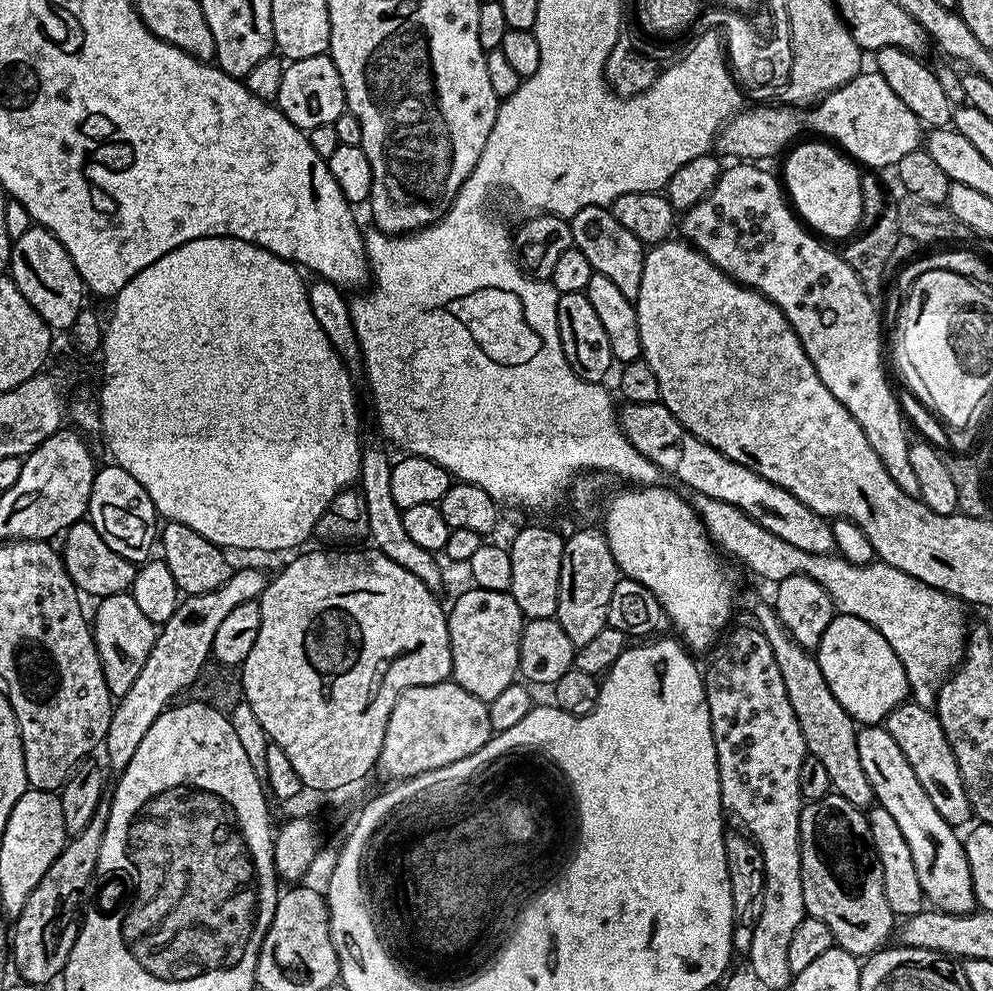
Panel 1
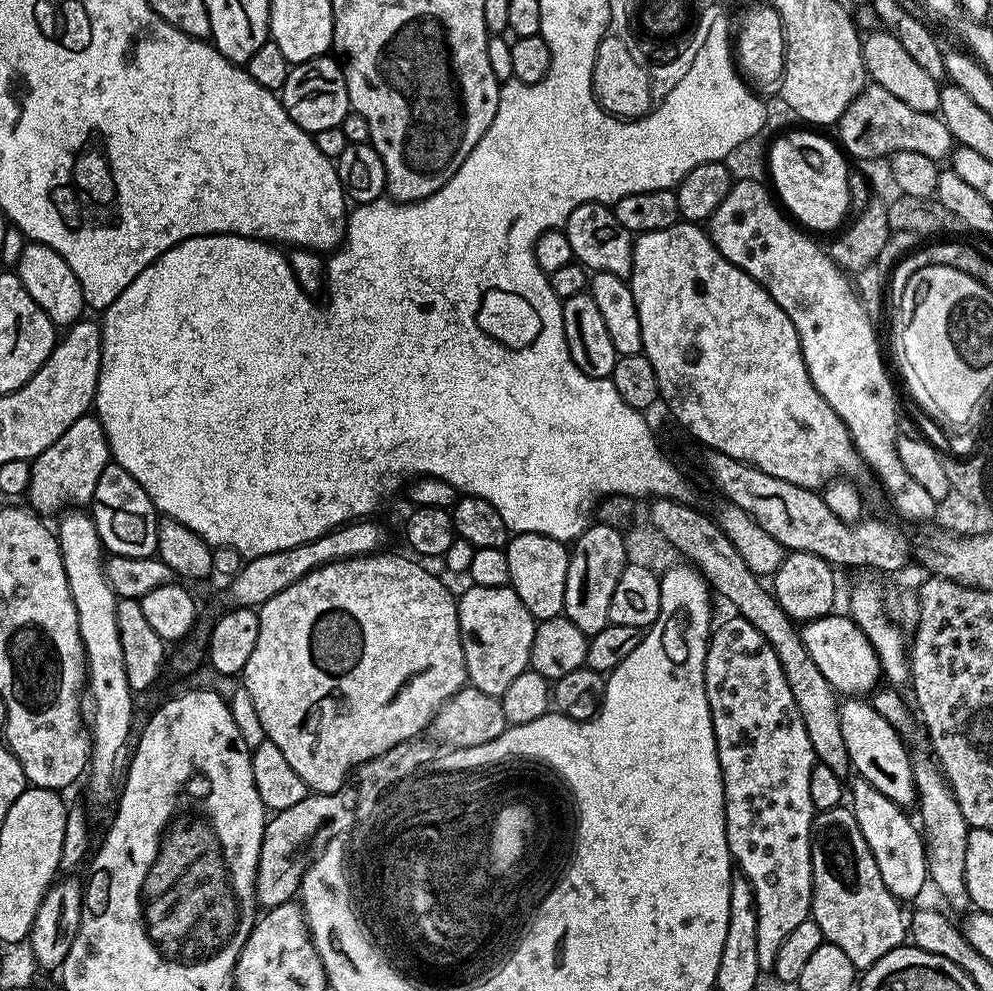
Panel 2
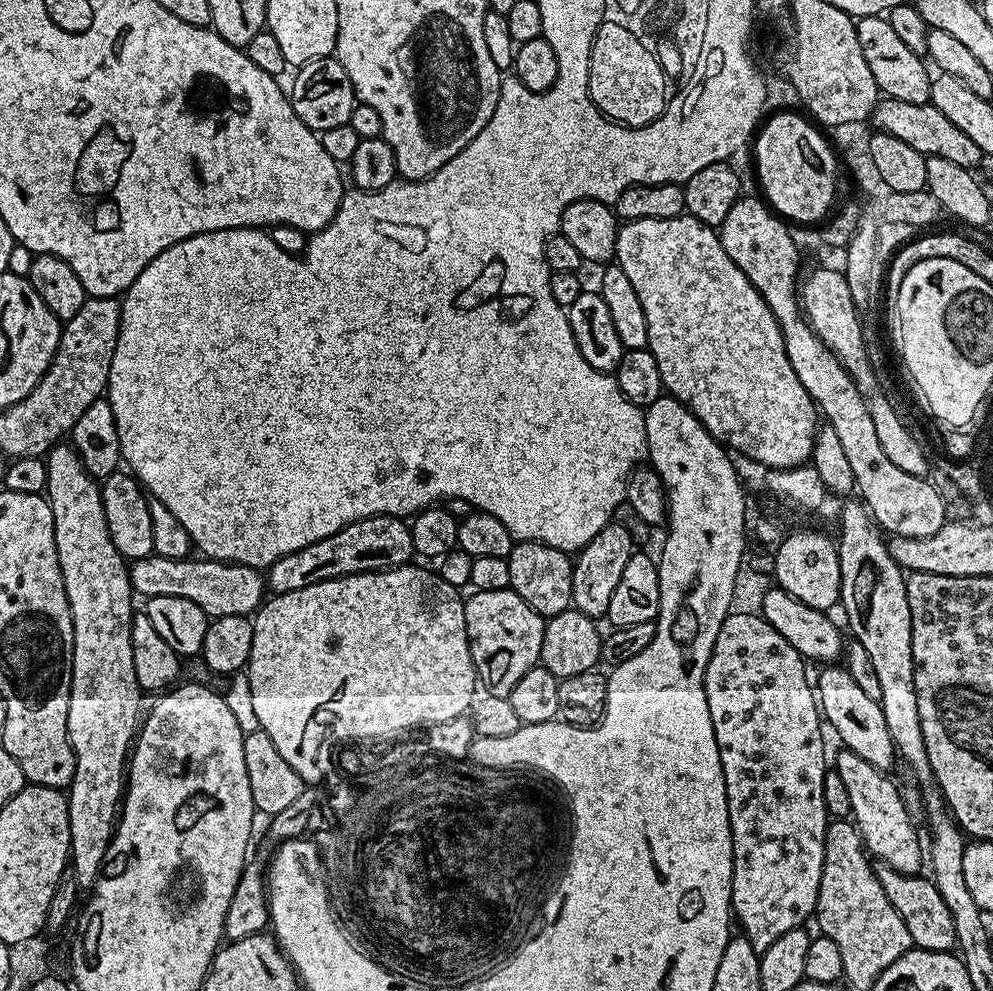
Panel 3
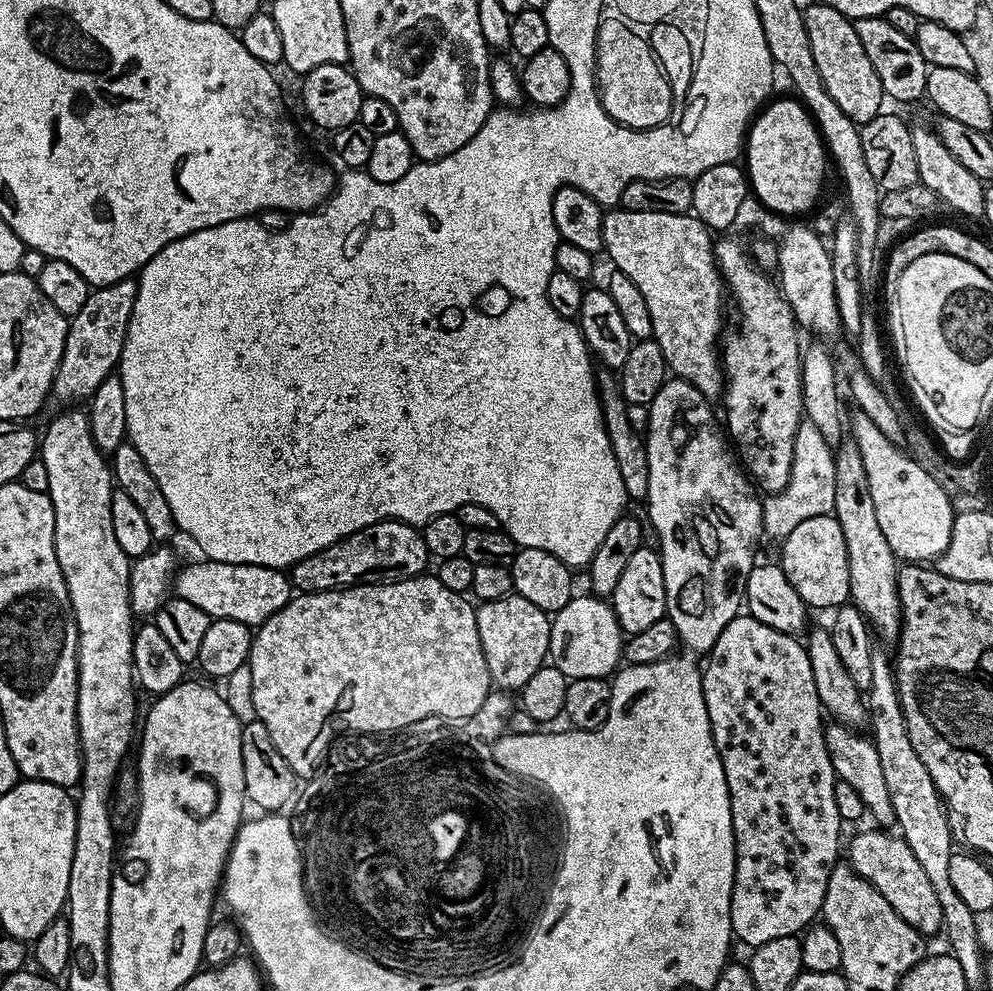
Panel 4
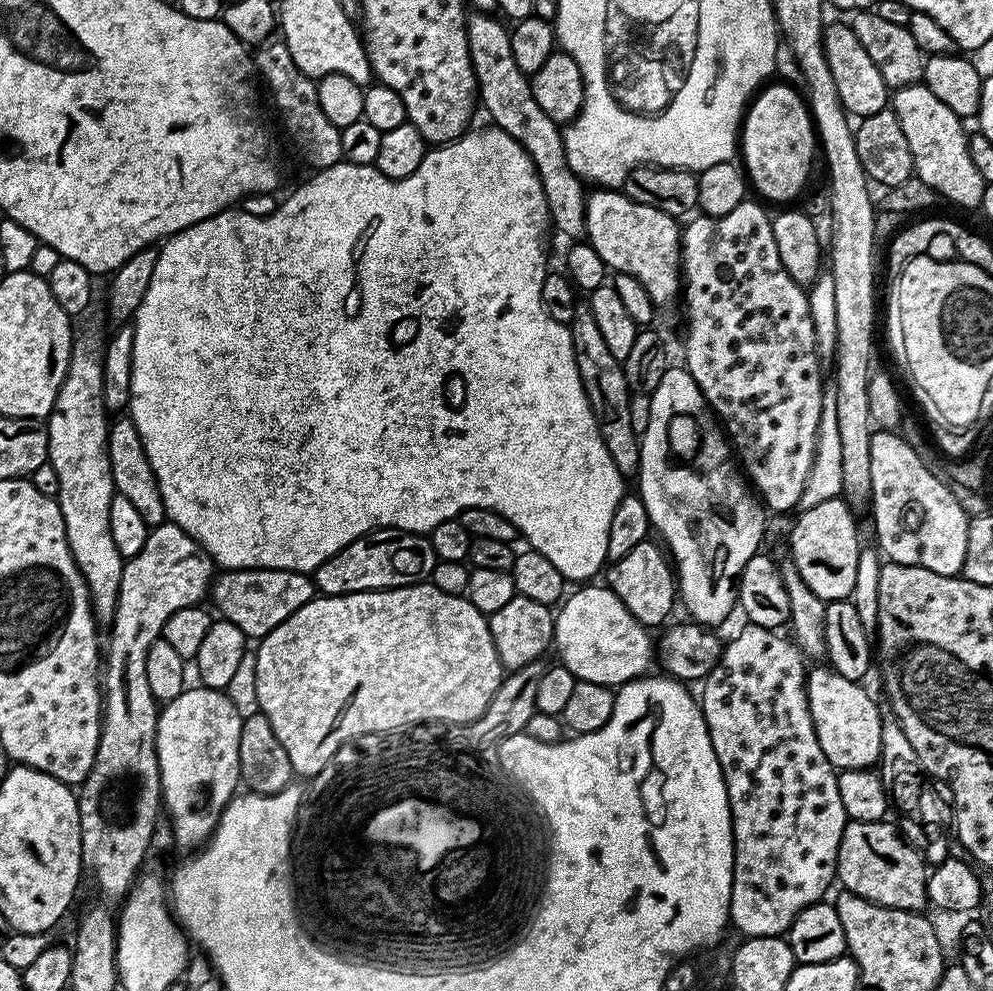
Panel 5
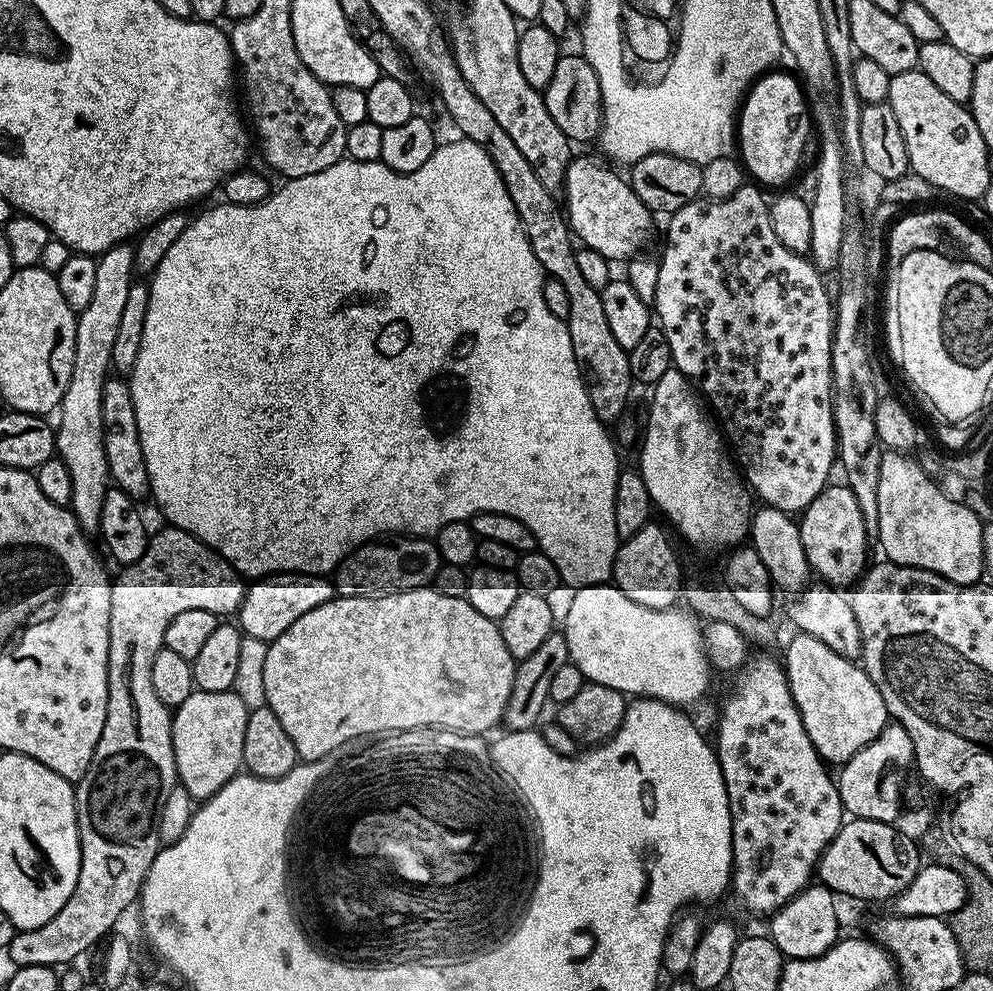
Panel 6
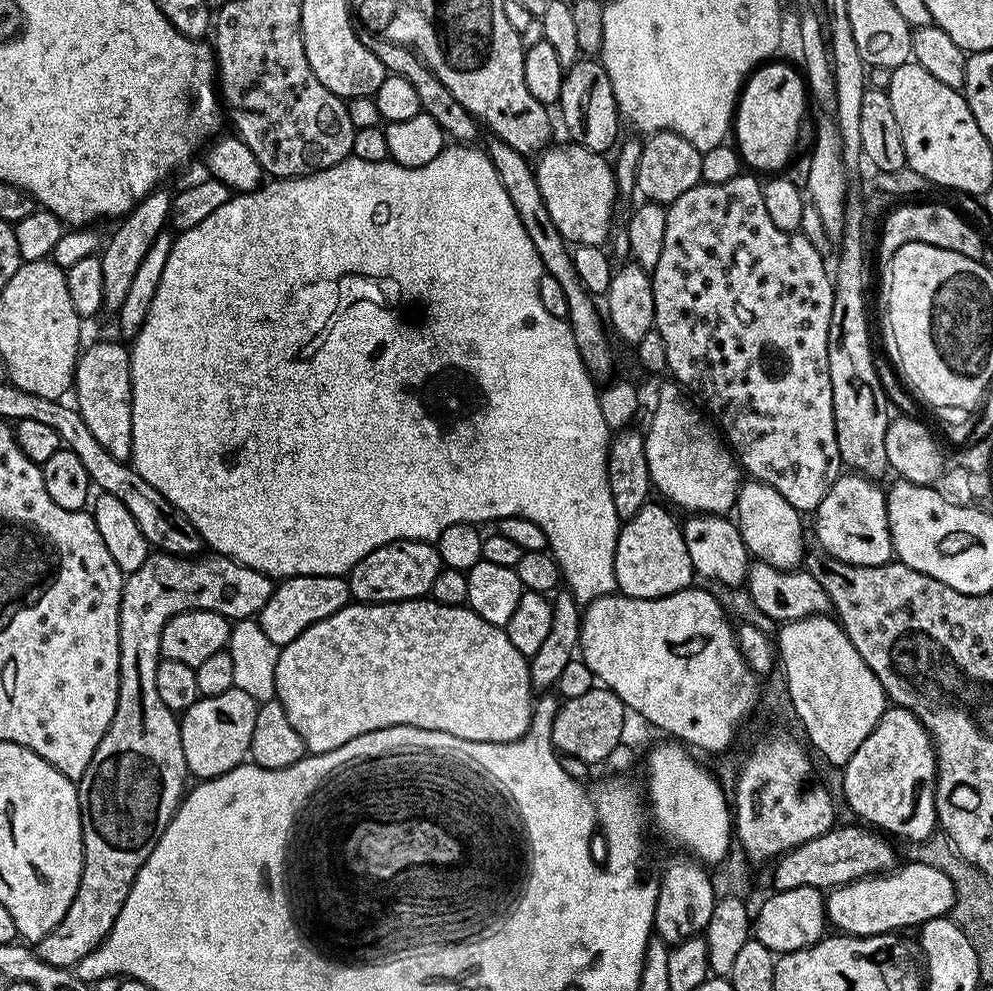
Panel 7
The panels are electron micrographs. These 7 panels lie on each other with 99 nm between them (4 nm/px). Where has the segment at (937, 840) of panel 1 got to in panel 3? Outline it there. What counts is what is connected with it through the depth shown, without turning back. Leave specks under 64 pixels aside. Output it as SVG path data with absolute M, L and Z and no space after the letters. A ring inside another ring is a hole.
M824 666L820 672L820 681L814 684L818 697L818 707L826 721L827 727L836 731L843 747L849 752L858 754L858 758L866 758L870 766L881 770L891 769L891 764L898 760L895 742L890 738L890 730L886 730L886 714L880 701L868 695L850 678L847 667Z

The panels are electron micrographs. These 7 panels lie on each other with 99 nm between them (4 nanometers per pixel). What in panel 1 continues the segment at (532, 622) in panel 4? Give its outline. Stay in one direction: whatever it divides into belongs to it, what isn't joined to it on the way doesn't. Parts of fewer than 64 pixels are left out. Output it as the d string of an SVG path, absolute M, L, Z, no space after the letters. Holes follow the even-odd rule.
M468 588L452 600L447 609L452 651L451 679L462 690L485 702L498 698L510 686L520 670L520 635L526 618L518 610L512 593Z

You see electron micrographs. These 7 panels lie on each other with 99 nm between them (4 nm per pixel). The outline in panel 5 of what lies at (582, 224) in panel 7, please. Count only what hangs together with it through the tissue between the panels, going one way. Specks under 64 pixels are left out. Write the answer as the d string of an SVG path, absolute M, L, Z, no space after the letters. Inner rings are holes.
M604 186L593 192L596 193L588 196L586 206L587 243L592 244L594 250L598 250L602 262L606 262L606 266L613 273L621 272L630 274L630 278L638 278L638 282L642 282L642 286L646 286L646 292L650 294L650 298L657 306L672 304L675 300L677 303L682 292L682 265L680 262L682 228L677 217L666 214L662 210L654 210L654 206L642 206L631 200L623 190L613 190L611 187Z

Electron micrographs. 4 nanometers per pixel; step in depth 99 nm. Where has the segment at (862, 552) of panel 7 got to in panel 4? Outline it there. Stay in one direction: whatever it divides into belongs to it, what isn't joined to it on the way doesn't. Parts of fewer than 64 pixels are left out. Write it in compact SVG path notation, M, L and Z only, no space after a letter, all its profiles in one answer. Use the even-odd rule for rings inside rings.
M835 515L809 518L799 523L782 541L782 547L778 557L780 569L809 609L835 610L849 603L850 562L846 558L846 538L842 538L842 526L838 526Z

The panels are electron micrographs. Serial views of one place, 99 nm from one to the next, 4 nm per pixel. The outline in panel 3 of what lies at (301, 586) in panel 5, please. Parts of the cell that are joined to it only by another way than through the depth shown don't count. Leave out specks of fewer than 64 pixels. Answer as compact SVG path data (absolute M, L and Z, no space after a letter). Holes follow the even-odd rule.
M153 554L131 561L128 577L132 583L133 593L141 598L150 596L190 598L190 602L202 606L202 610L210 618L217 616L251 617L265 599L266 580L257 569L211 558L192 559L175 560Z

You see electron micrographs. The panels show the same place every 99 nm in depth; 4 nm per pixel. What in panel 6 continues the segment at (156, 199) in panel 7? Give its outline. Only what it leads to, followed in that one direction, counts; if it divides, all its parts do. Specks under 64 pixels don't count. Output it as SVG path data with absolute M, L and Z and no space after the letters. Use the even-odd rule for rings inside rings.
M131 243L116 244L100 253L96 265L98 266L97 280L94 294L90 297L90 306L82 310L76 318L76 333L74 334L74 366L70 374L70 382L66 386L66 394L62 398L58 409L60 424L55 425L56 452L62 462L66 462L66 470L70 470L70 482L74 482L72 491L71 510L76 515L76 521L85 533L92 534L100 527L102 514L102 498L108 493L110 477L106 462L106 446L104 445L104 431L102 430L102 386L110 379L114 341L118 335L118 325L122 318L126 298L130 294L130 286L134 282L136 269L136 250Z

